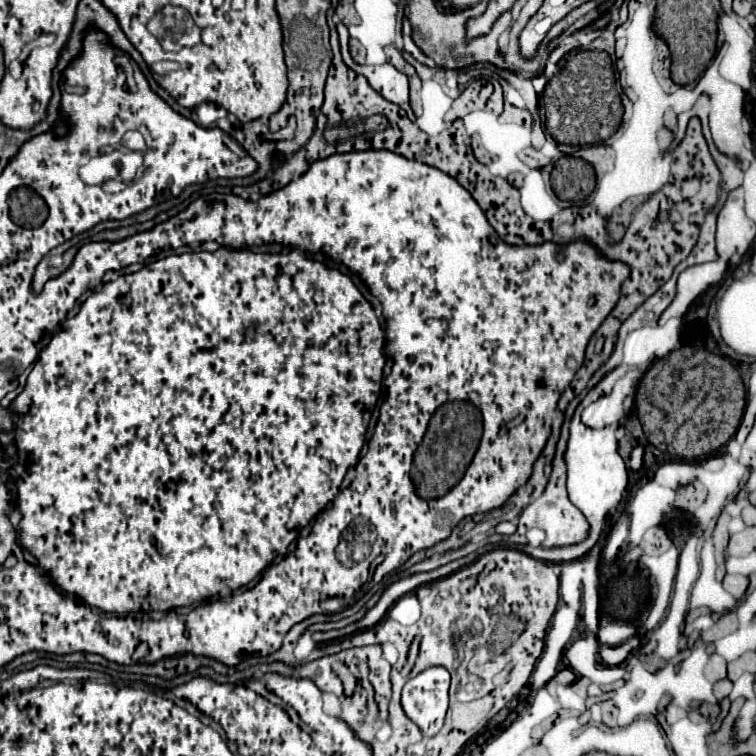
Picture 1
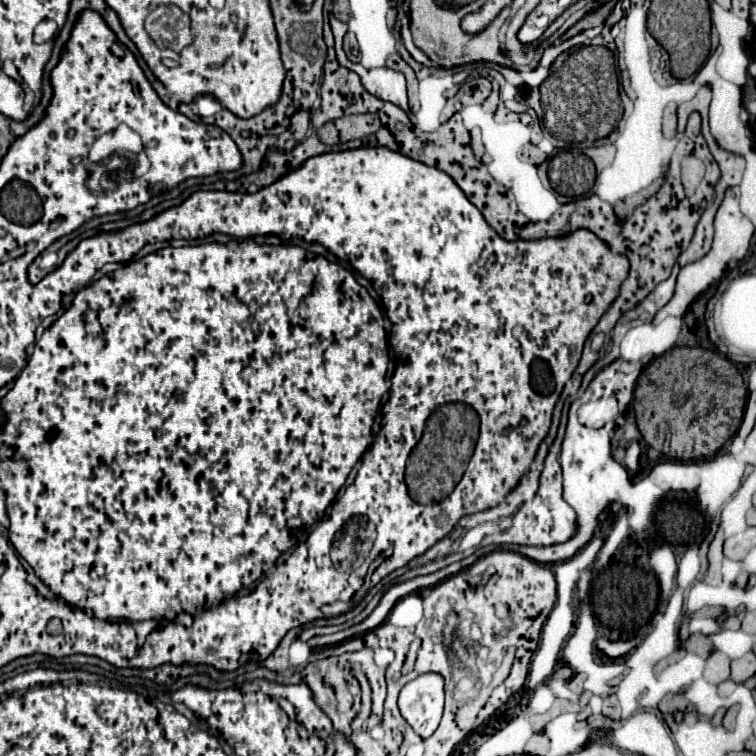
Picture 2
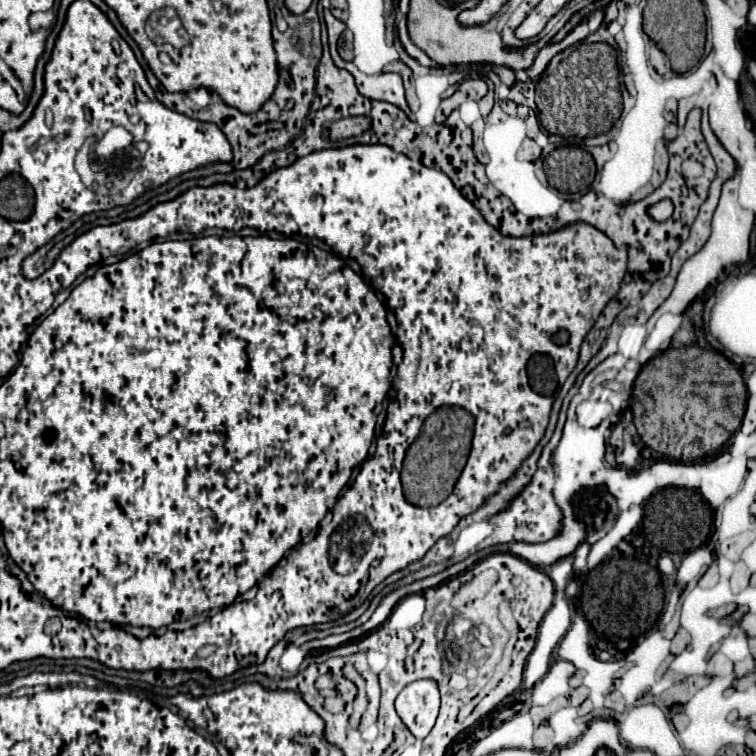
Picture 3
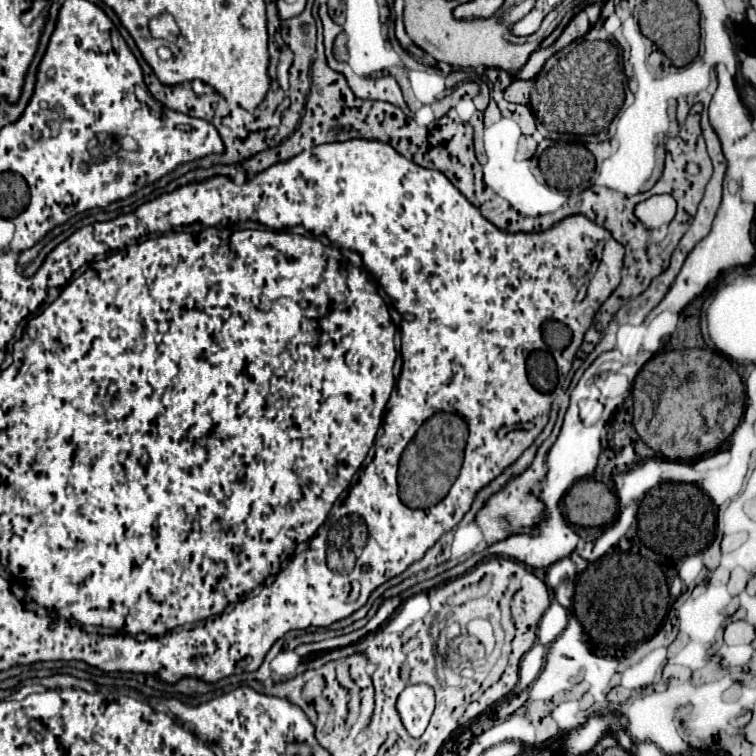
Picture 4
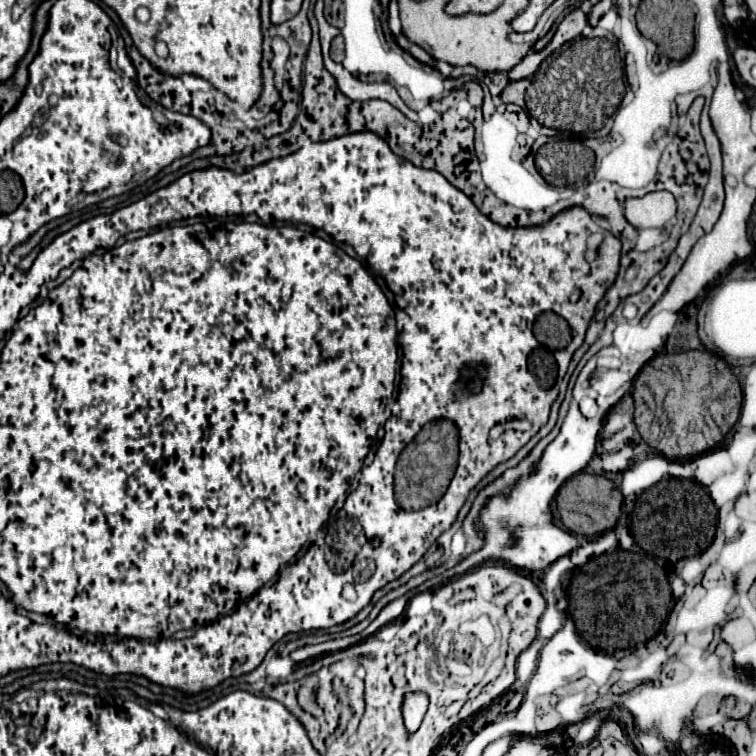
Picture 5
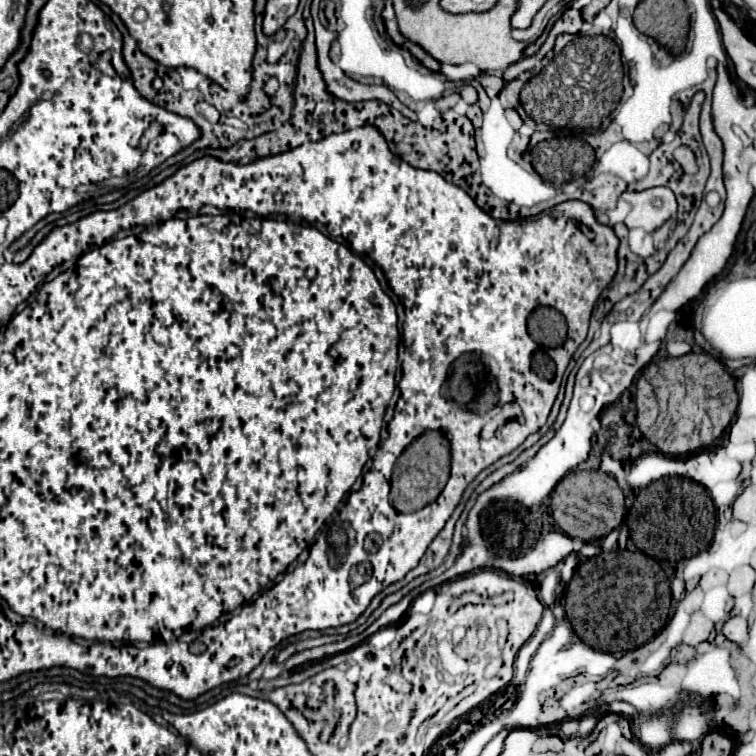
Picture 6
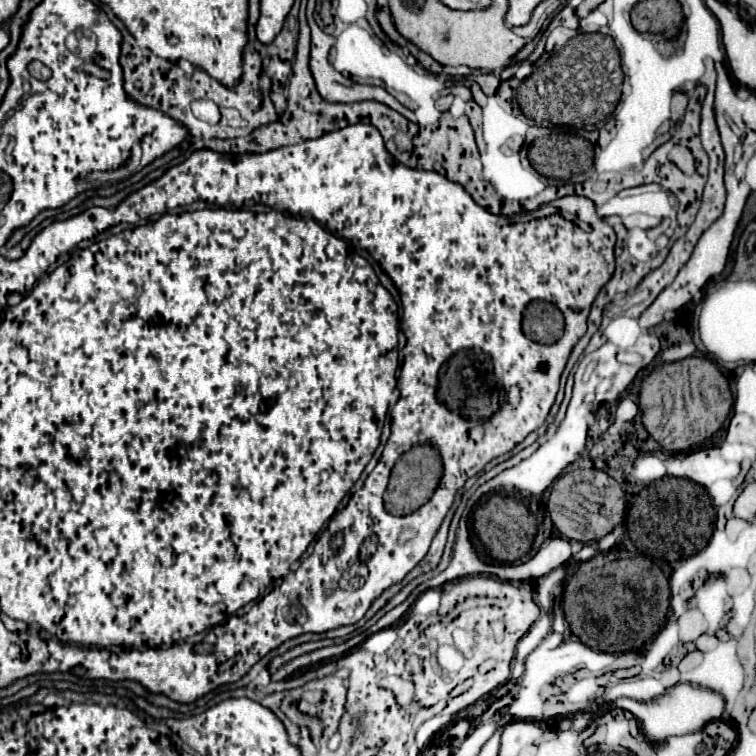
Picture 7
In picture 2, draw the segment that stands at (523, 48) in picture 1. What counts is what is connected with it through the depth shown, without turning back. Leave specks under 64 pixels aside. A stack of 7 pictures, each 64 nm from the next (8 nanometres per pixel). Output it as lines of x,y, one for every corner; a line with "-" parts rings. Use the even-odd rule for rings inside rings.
526,20
524,26
518,32
518,39
524,44
530,44
534,40
538,40
544,32
540,32
540,28
536,28
536,20

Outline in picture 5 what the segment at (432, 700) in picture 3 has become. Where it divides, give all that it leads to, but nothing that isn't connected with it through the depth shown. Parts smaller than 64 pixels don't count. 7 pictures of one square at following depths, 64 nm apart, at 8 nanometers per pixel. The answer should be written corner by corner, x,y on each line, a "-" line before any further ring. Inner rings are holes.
408,694
404,698
404,706
402,706
402,714
404,714
404,724
408,732
418,730
422,716
428,708
428,698
426,694

